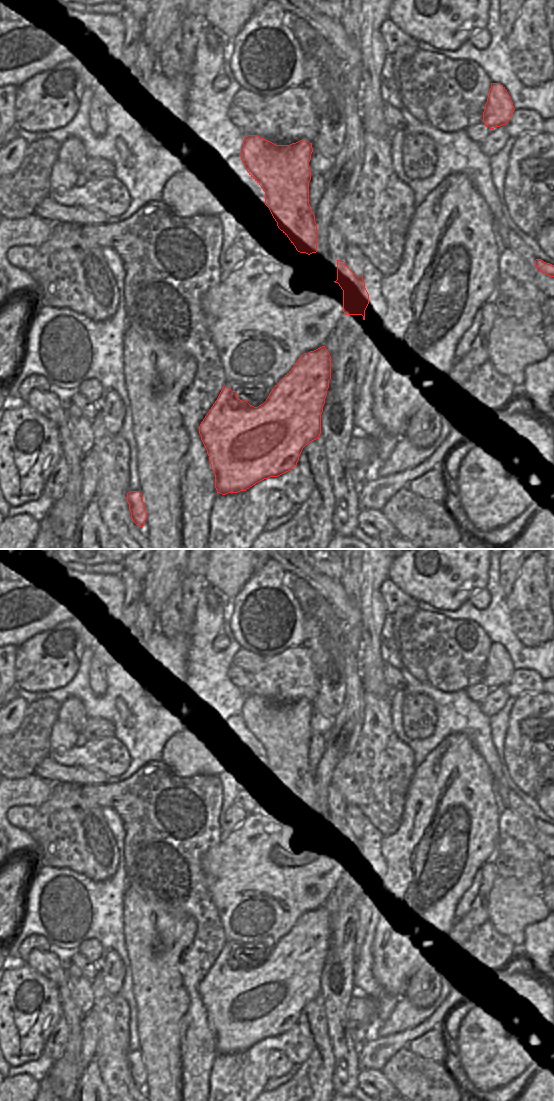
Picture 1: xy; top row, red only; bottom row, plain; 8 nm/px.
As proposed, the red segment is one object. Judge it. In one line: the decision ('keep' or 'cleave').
keep

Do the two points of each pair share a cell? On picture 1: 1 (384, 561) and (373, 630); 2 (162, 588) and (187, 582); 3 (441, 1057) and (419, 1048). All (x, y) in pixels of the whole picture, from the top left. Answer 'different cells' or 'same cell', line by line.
1: same cell
2: different cells
3: same cell

